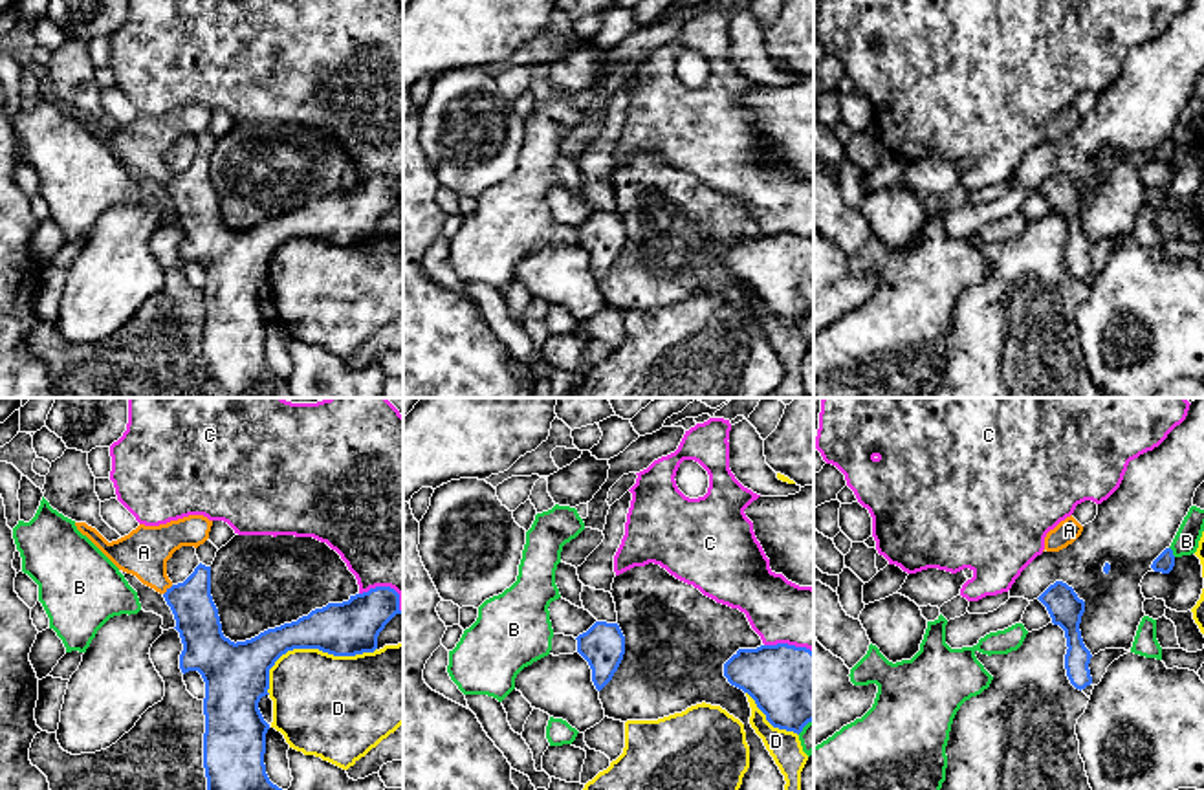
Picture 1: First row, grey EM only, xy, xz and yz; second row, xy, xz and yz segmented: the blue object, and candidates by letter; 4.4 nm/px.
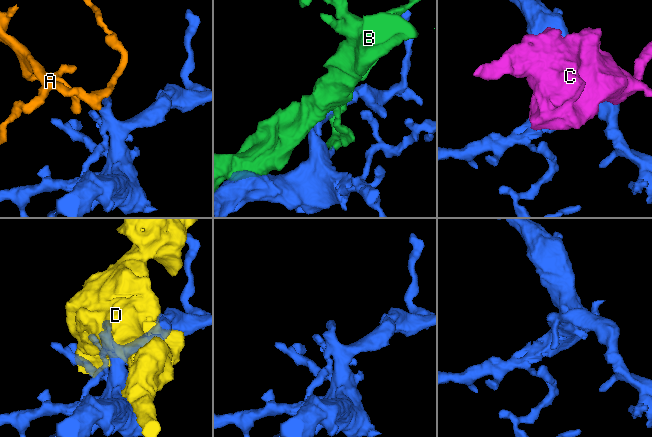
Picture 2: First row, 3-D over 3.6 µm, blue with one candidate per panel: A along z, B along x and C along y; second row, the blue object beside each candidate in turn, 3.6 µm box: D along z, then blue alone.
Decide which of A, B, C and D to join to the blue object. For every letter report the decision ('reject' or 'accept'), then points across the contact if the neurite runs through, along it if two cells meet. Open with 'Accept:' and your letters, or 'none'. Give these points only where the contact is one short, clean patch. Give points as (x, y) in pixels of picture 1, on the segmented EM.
Accept: A
A: accept | across xy (197, 616), (167, 591), (151, 570), (143, 552)
B: reject
C: reject
D: reject

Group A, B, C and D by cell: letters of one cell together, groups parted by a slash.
A / B / C / D

